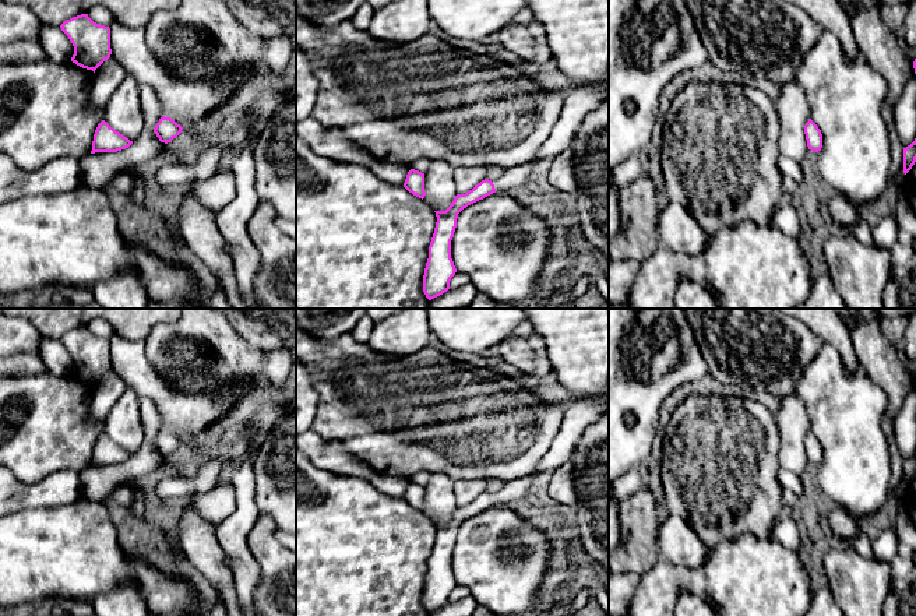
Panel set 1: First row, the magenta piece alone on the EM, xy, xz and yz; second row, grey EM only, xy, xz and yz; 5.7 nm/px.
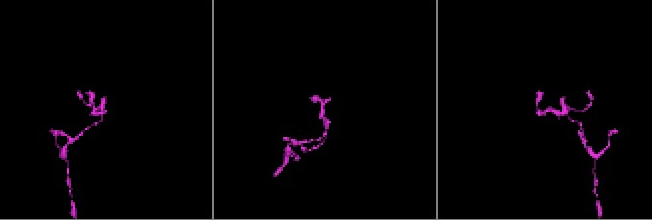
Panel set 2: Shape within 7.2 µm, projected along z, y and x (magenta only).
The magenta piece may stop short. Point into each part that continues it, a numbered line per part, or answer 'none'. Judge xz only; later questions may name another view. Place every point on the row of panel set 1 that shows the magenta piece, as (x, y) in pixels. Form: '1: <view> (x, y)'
1: xz (581, 99)

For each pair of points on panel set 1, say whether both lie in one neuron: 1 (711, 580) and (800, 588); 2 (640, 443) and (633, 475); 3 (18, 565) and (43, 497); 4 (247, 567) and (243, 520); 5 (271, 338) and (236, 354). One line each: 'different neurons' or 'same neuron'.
1: same neuron
2: different neurons
3: different neurons
4: same neuron
5: different neurons

